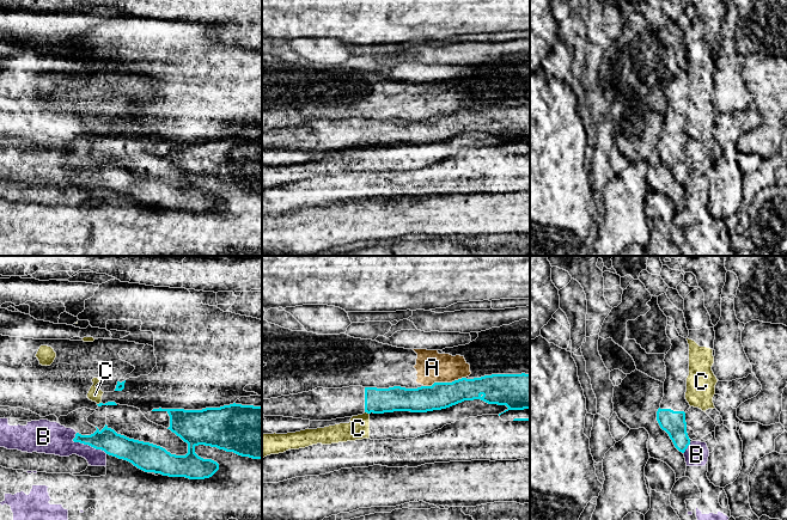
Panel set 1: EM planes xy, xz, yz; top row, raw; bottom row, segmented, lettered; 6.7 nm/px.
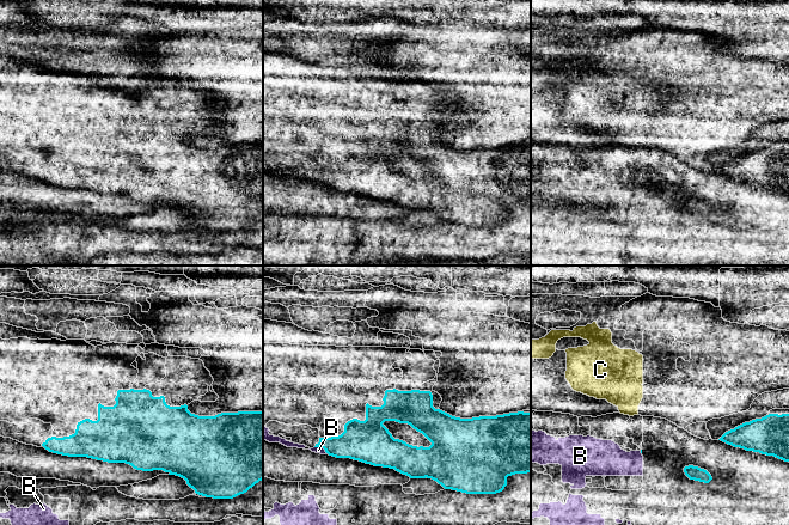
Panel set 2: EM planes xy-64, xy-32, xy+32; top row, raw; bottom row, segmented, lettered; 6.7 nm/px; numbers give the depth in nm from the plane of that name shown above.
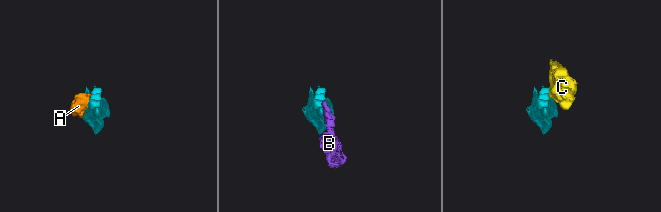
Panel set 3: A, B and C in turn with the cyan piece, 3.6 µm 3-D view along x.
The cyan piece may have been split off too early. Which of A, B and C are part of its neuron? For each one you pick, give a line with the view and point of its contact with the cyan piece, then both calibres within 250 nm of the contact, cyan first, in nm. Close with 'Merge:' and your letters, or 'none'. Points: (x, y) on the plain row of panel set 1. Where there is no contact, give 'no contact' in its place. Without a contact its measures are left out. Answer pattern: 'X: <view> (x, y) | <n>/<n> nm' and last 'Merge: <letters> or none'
Merge: none

